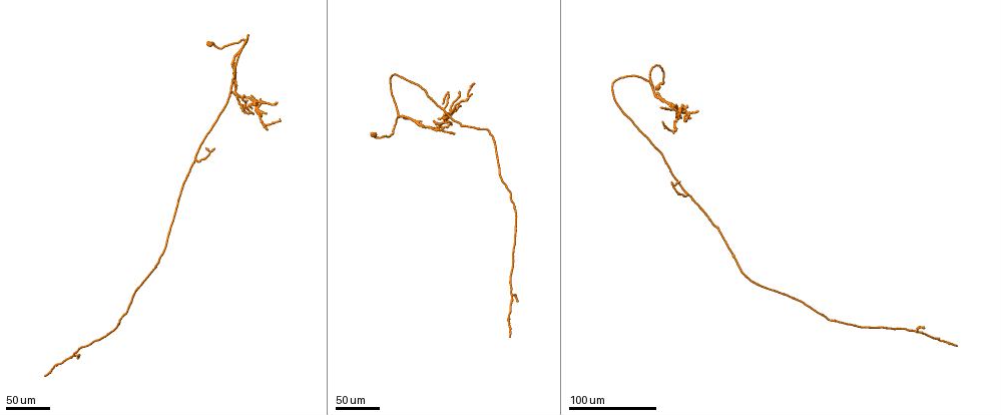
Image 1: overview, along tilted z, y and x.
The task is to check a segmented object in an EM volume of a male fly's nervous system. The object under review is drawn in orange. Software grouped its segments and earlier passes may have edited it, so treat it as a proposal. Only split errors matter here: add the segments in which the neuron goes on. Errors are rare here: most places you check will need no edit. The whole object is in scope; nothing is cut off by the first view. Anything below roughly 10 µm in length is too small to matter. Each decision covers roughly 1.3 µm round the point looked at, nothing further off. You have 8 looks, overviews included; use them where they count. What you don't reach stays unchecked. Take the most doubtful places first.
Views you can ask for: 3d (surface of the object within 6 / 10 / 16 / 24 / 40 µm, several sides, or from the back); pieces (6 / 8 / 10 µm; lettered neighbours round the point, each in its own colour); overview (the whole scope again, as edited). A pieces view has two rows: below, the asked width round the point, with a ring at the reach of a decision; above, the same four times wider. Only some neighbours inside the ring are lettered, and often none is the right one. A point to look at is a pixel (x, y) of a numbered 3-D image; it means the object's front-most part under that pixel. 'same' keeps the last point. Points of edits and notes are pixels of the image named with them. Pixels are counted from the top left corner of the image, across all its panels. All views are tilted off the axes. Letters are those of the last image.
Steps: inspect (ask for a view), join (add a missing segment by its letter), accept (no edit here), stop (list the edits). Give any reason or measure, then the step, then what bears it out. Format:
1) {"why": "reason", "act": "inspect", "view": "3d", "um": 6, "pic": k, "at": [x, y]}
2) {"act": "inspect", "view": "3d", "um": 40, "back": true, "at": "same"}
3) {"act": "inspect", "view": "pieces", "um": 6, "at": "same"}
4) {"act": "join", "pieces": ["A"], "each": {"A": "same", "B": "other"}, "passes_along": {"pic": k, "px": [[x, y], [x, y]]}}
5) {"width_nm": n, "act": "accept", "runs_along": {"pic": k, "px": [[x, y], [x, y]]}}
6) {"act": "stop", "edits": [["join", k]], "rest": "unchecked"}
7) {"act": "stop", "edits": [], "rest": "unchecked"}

{"why": "end of a long branch", "act": "inspect", "view": "3d", "um": 40, "pic": 1, "at": [45, 376]}

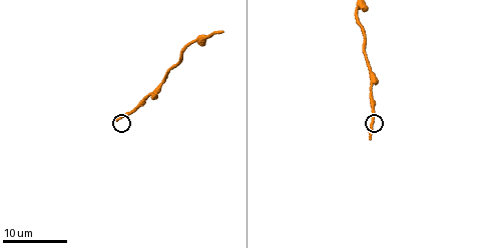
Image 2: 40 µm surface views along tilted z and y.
{"act": "inspect", "view": "3d", "um": 6, "pic": 2, "at": [116, 118]}

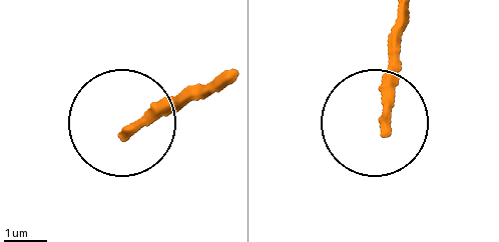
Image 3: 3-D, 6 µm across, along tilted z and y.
{"act": "inspect", "view": "pieces", "um": 6, "pic": 3, "at": [124, 133]}

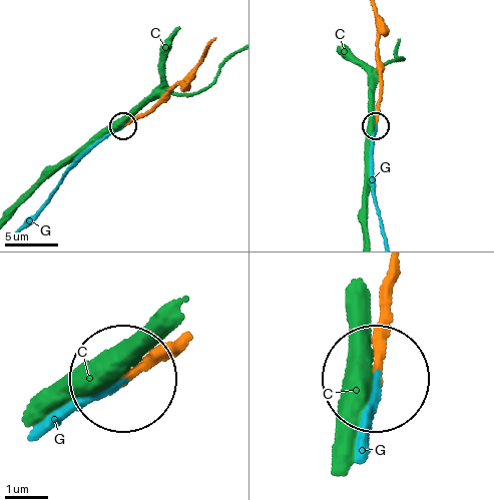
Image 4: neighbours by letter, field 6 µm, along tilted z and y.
{"width_nm": 170, "act": "join", "pieces": ["G"], "each": {"C": "other", "G": "same"}, "passes_along": {"pic": 4, "px": [[140, 116], [122, 124], [77, 159], [62, 174], [39, 210]]}, "found": "the neuron continues"}

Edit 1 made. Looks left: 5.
{"why": "see it whole again", "act": "inspect", "view": "overview"}

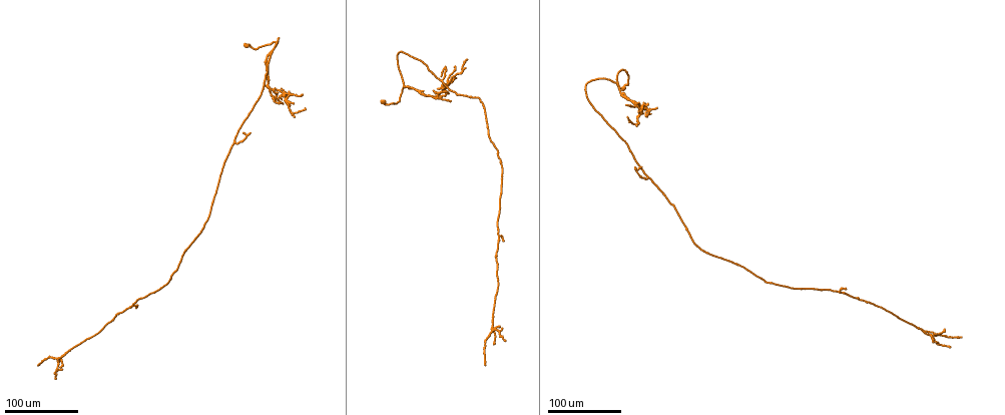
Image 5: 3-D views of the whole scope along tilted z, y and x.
{"why": "free end", "act": "inspect", "view": "3d", "um": 24, "pic": 5, "at": [636, 127]}

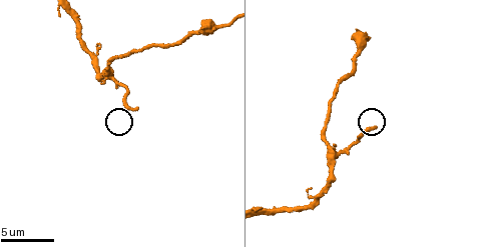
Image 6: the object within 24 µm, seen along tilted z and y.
{"act": "inspect", "view": "pieces", "um": 6, "pic": 6, "at": [136, 109]}

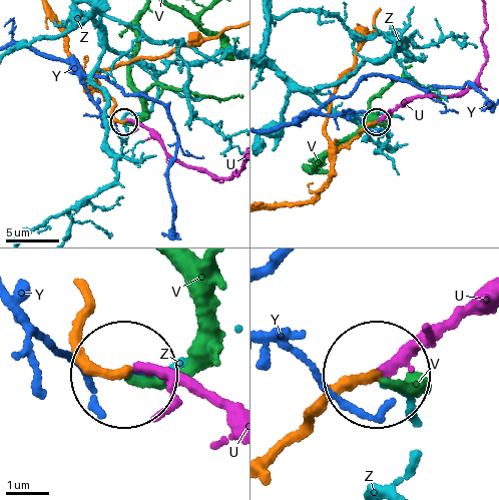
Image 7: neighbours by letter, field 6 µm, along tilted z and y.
{"act": "join", "pieces": ["U"], "each": {"U": "same", "V": "other", "Y": "other", "Z": "other"}, "found": "the neuron continues"}

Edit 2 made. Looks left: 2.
{"why": "long arm stops here", "act": "inspect", "view": "3d", "um": 24, "pic": 1, "at": [267, 114]}

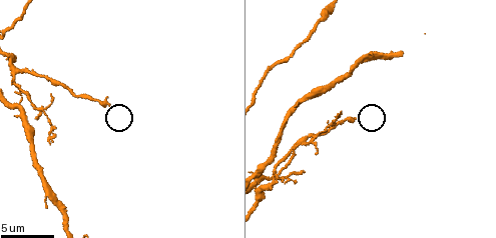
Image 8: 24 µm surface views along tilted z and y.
{"act": "inspect", "view": "pieces", "um": 6, "pic": 8, "at": [355, 118]}

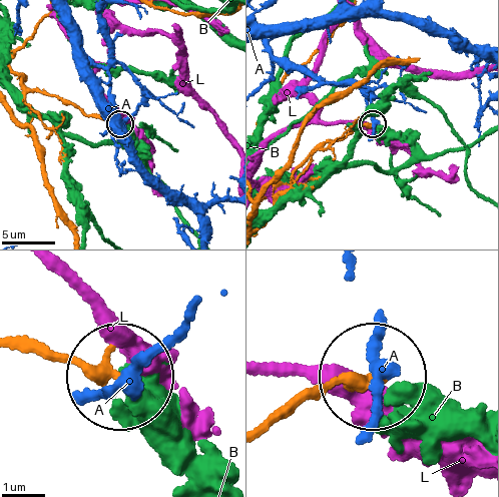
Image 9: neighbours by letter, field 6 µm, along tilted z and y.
{"width_nm": 250, "act": "accept", "each": {"A": "other", "B": "other", "L": "other"}, "runs_along": {"pic": 9, "px": [[19, 343], [116, 378]]}, "found": "none of them fits"}

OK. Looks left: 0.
{"act": "stop", "edits": [["join", 4], ["join", 7]], "rest": "unchecked"}

